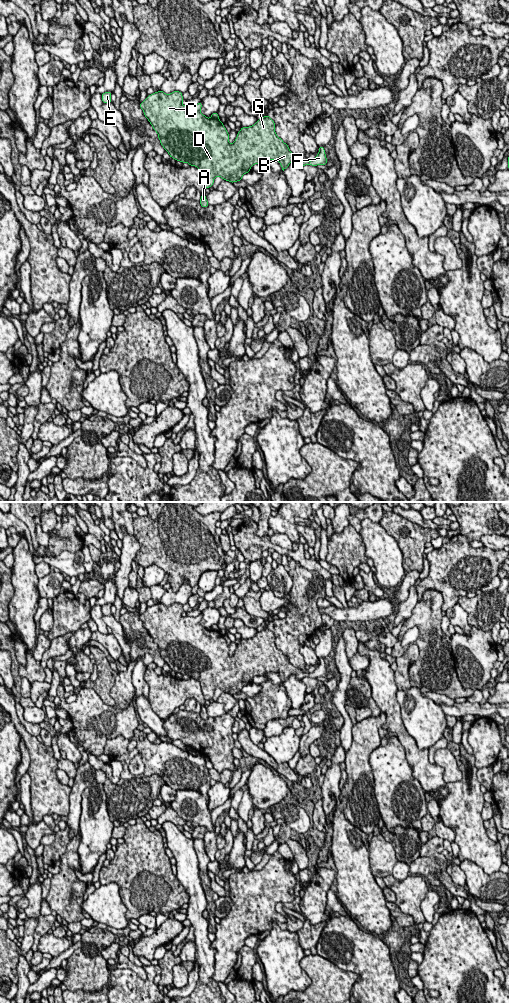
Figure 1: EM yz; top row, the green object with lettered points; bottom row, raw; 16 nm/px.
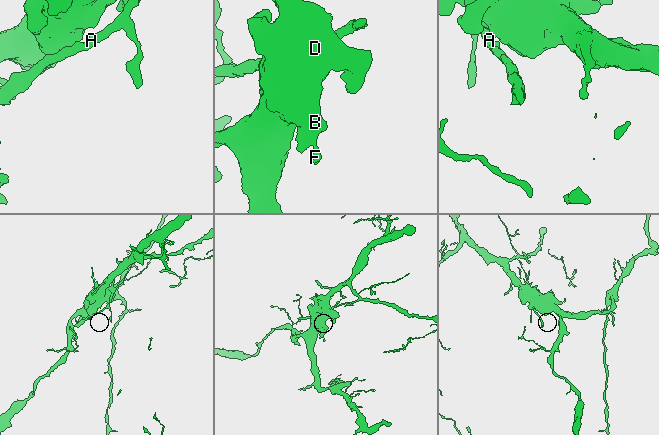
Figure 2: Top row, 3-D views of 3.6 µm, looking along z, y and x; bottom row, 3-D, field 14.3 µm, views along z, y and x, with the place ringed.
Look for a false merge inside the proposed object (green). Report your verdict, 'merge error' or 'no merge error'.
merge error

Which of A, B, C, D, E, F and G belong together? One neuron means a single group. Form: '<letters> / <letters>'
A / B C D E F G

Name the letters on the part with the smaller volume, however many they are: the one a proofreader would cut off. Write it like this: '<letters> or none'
A

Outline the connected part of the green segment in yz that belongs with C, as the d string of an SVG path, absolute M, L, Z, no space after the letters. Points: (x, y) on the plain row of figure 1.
M162 602L155 604L140 615L145 629L157 644L161 657L171 670L200 681L205 700L212 699L216 688L231 695L242 692L242 688L255 676L263 676L268 672L278 672L284 683L291 674L298 680L304 677L326 677L327 670L323 658L319 659L318 667L312 673L306 673L293 666L289 658L276 647L275 635L265 627L253 638L241 639L235 653L229 655L229 645L220 631L207 630L200 622L202 615L184 618L182 604L174 603L165 606Z

